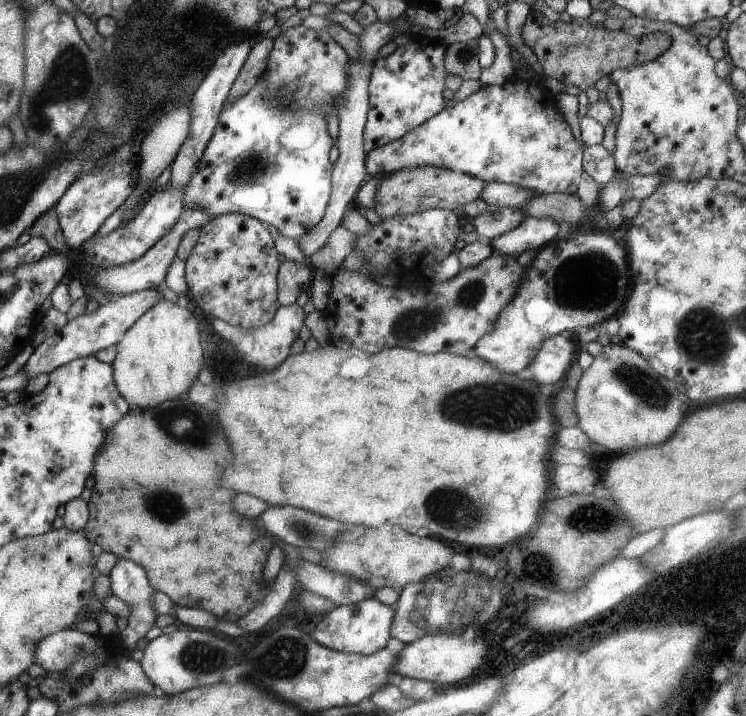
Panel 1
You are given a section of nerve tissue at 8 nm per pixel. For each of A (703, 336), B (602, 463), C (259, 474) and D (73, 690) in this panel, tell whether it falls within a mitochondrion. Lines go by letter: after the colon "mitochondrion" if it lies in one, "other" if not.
A: mitochondrion
B: other
C: other
D: other

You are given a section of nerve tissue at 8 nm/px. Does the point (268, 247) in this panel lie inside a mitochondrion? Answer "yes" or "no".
no

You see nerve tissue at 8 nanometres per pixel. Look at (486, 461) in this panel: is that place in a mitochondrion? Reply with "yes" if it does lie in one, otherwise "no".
no

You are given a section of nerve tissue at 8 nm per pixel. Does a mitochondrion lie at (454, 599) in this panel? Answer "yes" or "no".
yes

